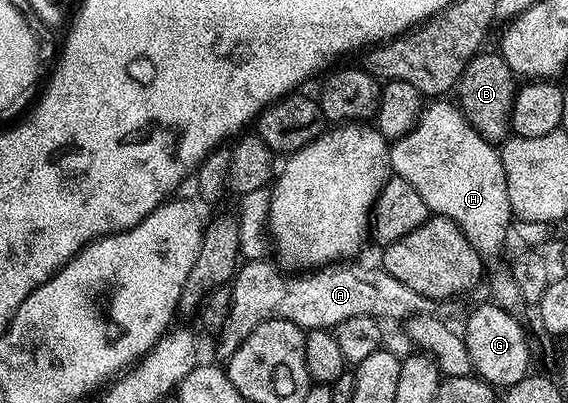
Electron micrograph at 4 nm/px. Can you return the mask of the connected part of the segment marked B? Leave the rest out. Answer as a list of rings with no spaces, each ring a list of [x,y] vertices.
[[[480,51],[479,55],[469,62],[469,66],[465,66],[463,77],[457,85],[457,103],[463,116],[471,123],[473,130],[481,134],[481,138],[502,142],[511,132],[511,111],[517,91],[517,77],[498,51],[487,51]]]

